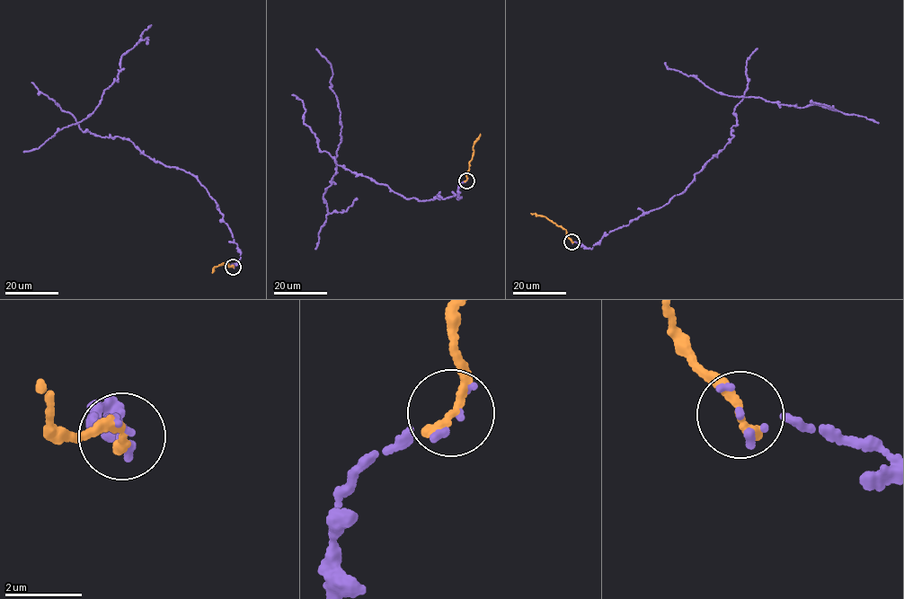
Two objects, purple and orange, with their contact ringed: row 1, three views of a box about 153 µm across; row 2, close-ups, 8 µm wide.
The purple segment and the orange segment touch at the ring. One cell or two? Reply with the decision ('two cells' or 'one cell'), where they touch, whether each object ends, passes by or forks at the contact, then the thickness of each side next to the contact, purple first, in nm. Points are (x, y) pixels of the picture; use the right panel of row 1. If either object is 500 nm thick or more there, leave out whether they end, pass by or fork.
one cell; at (571, 242); purple ends there; orange ends there; 200 nm thick on the purple side, 320 nm on the other

